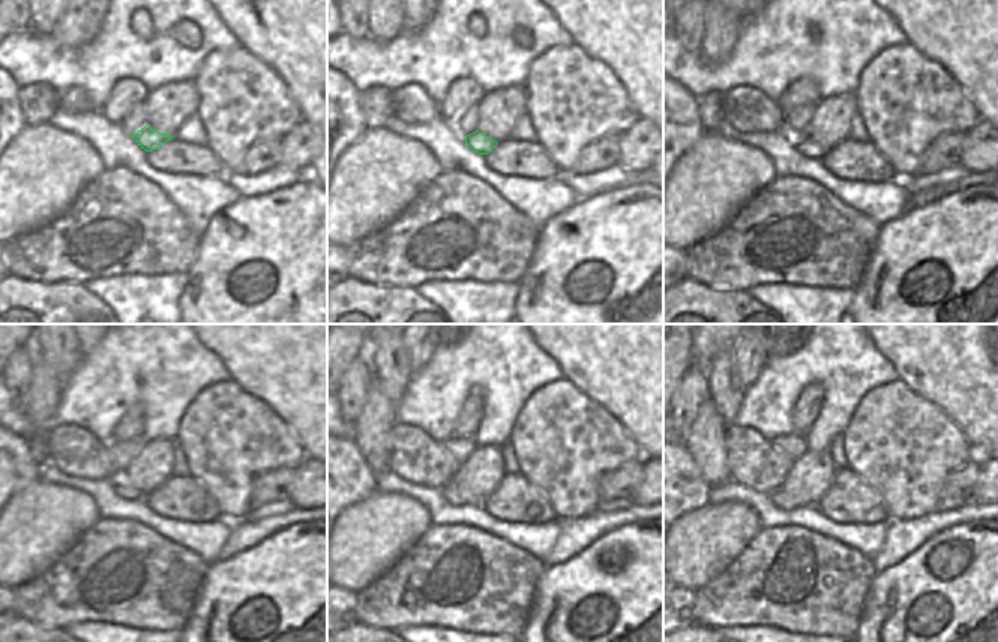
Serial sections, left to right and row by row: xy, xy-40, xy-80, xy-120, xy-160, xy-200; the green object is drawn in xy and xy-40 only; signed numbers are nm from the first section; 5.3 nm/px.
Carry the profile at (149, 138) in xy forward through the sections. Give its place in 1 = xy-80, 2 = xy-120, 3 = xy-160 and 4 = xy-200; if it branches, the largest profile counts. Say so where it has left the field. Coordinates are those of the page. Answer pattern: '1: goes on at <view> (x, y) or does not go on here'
1: goes on at xy-80 (808, 147)
2: goes on at xy-120 (122, 488)
3: goes on at xy-160 (456, 497)
4: goes on at xy-200 (781, 498)

